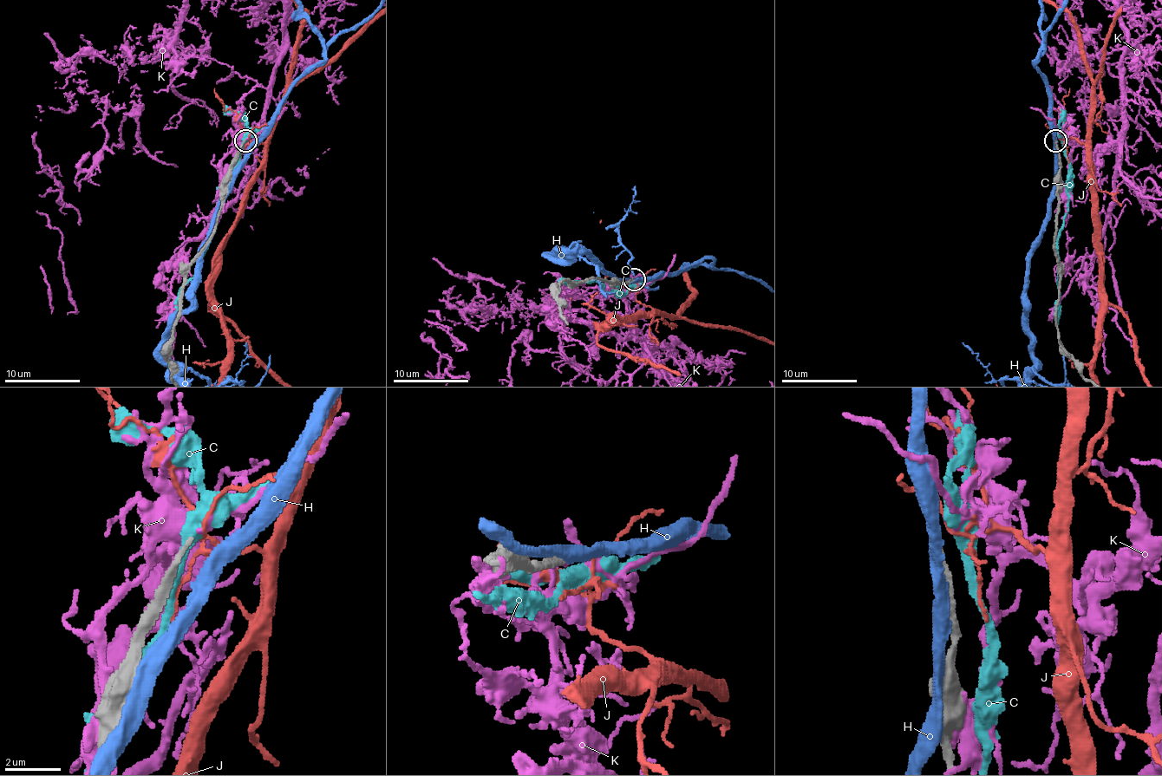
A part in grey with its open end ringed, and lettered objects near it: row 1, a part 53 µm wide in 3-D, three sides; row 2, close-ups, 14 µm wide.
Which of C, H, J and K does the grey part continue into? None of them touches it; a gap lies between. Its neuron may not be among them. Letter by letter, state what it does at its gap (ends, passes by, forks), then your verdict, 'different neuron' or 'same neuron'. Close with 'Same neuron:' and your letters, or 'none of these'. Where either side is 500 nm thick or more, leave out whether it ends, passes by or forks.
C: different neuron
H: it passes by | different neuron
J: it forks | different neuron
K: it ends | different neuron
Same neuron: none of these

